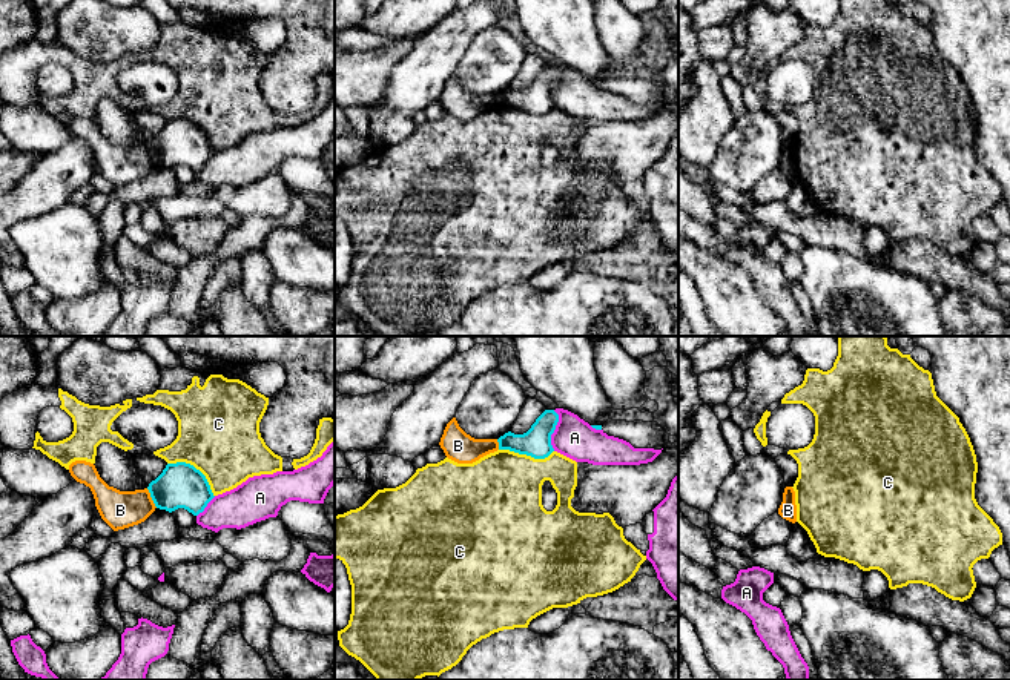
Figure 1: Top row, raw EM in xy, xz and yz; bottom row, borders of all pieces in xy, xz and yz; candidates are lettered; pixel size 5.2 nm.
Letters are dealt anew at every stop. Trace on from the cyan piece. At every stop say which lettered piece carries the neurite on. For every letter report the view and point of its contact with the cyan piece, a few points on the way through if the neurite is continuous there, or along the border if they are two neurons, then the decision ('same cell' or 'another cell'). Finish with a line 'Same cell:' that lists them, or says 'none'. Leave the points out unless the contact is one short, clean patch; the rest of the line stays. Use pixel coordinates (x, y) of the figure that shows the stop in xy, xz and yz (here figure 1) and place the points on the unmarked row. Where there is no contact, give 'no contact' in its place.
A: contact xz (554, 85); border xz (553, 66), (557, 71), (551, 91), (554, 106); another cell
B: contact xy (151, 152); border xy (146, 145), (157, 163); another cell
C: contact xy (195, 125); another cell
Same cell: none

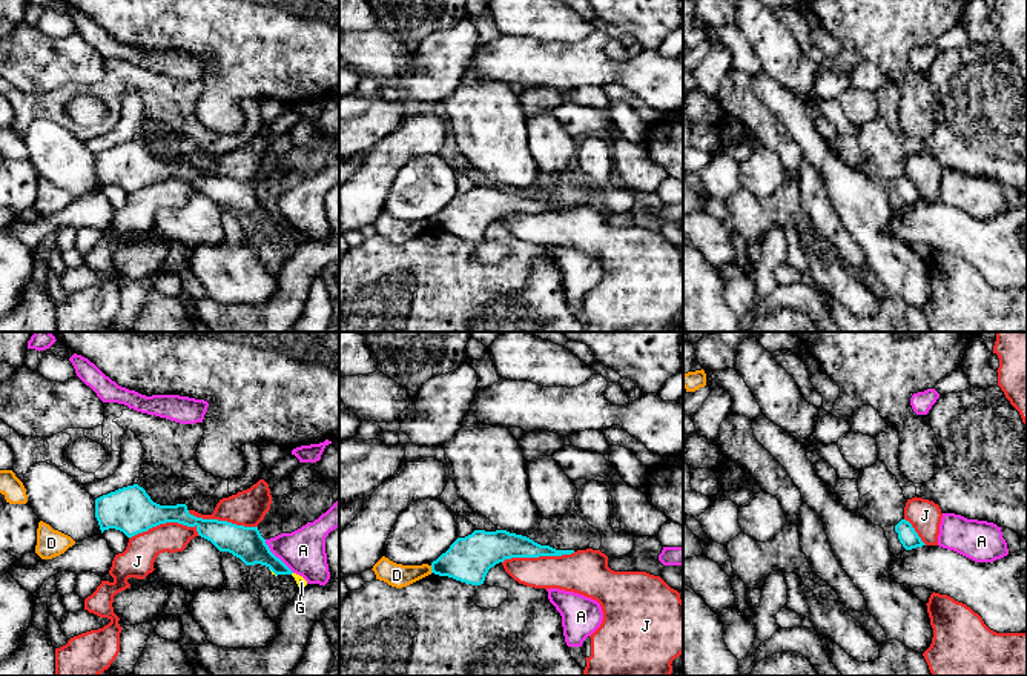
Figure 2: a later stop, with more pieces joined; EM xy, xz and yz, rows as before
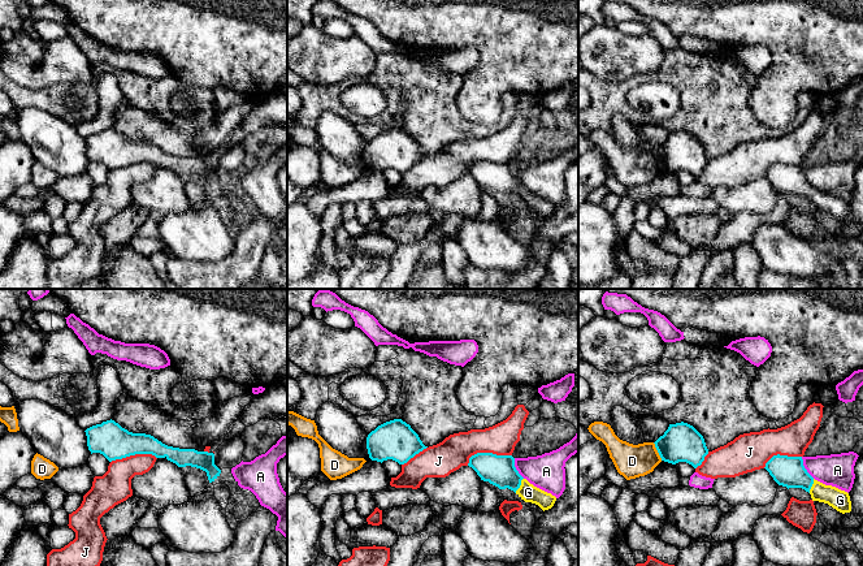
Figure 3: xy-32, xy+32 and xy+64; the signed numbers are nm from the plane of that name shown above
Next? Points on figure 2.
A: contact xy (275, 212); border xy (264, 195), (267, 203), (293, 228); another cell
D: contact xz (432, 225); border xz (430, 222), (432, 228); another cell
G: contact xy (274, 228); way xy (246, 198), (274, 228), (270, 226); same cell
J: contact xy (165, 178); border xy (200, 191), (194, 183), (160, 178), (129, 194); another cell
Same cell: G

